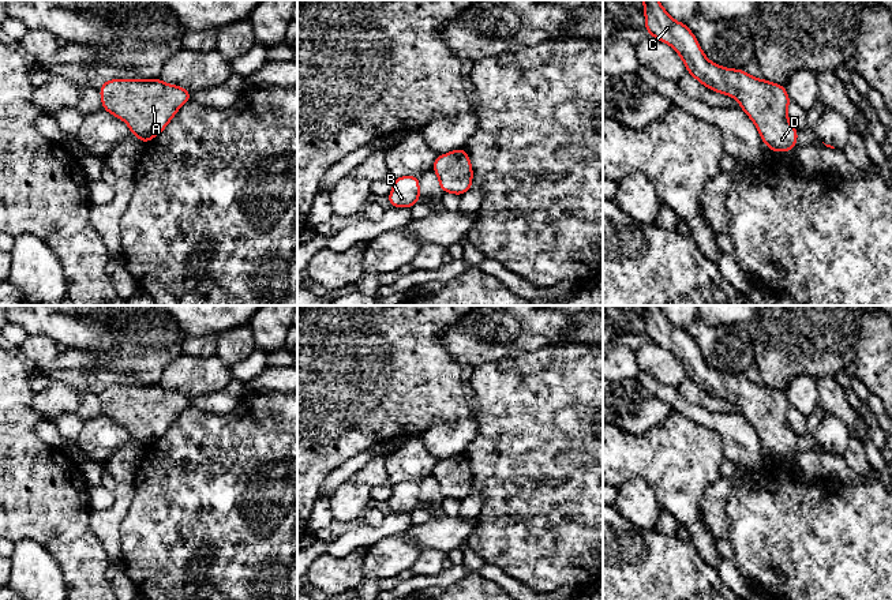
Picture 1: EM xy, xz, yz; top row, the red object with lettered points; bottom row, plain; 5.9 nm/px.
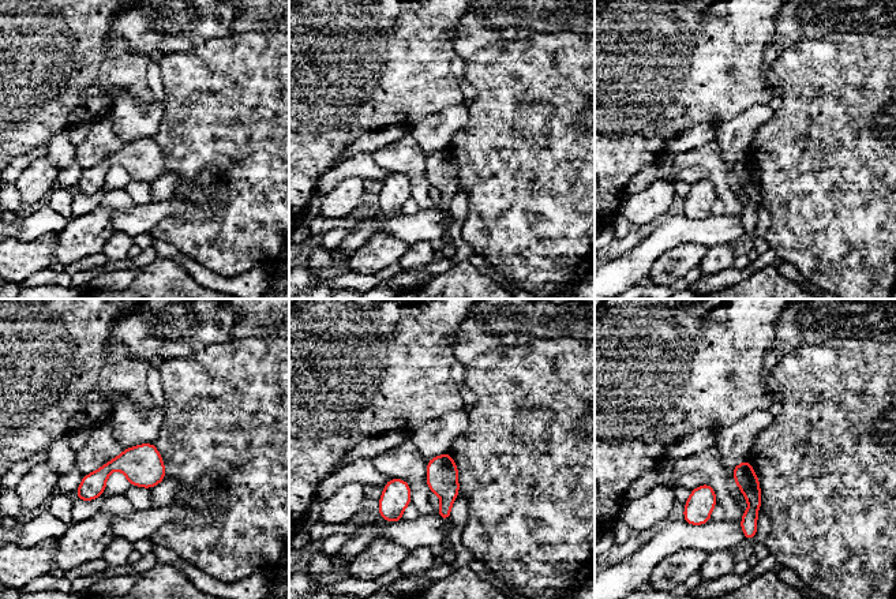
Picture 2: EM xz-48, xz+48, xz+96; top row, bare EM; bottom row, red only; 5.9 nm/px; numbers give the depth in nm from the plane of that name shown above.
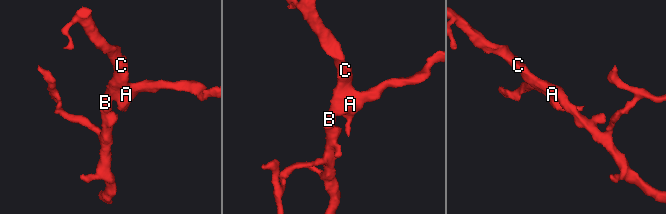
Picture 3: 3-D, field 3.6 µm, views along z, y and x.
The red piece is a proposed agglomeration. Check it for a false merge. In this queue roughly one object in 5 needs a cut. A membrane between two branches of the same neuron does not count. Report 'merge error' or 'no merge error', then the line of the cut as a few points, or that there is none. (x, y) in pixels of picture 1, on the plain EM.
no merge error; cut none

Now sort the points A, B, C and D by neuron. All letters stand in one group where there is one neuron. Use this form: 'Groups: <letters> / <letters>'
Groups: A B C D

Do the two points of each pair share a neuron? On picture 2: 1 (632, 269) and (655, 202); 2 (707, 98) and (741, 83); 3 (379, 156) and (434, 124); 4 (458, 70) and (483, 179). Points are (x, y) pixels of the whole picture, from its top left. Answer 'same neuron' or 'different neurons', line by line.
1: different neurons
2: same neuron
3: different neurons
4: different neurons

